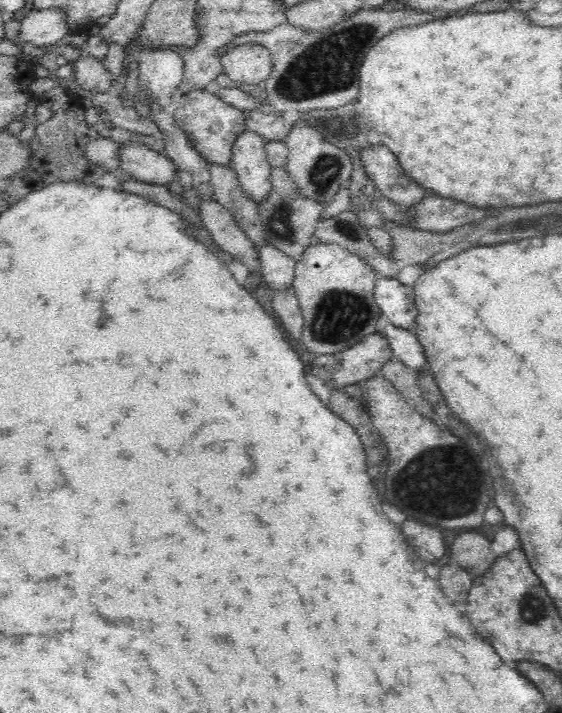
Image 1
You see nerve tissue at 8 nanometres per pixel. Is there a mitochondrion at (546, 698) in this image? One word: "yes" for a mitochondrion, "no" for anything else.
no

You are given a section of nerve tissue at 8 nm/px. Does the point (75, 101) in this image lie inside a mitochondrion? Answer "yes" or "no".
no

